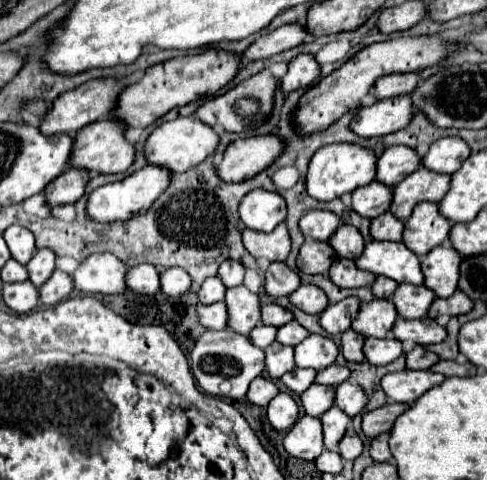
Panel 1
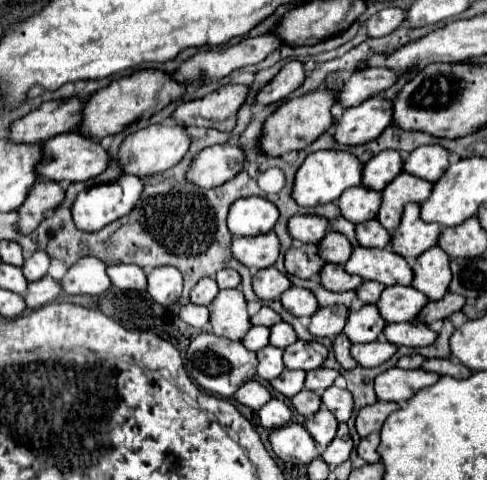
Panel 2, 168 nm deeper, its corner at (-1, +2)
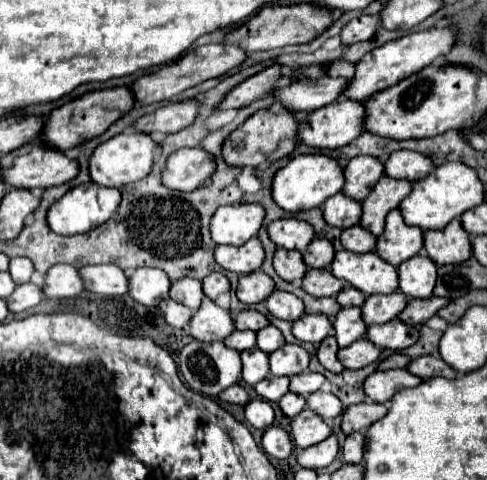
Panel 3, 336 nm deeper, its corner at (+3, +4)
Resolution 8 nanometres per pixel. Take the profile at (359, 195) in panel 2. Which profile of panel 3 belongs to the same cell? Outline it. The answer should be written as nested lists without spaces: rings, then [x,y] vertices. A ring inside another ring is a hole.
[[[338,192],[324,202],[322,214],[324,214],[324,220],[330,226],[336,226],[336,228],[344,230],[344,228],[350,228],[350,226],[360,222],[362,208],[360,208],[360,202],[356,202],[348,196],[344,196],[342,192]]]

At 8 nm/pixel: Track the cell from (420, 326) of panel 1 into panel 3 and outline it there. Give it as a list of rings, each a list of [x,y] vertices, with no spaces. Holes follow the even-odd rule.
[[[398,318],[378,324],[378,326],[368,326],[366,338],[380,348],[390,348],[390,350],[404,350],[412,346],[418,340],[418,330],[414,326],[408,326],[400,322]]]

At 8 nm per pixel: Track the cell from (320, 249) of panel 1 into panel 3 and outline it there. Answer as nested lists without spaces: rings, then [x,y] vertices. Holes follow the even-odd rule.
[[[278,248],[274,254],[274,270],[282,280],[292,284],[298,284],[306,274],[302,254],[298,250],[284,250],[284,248]]]

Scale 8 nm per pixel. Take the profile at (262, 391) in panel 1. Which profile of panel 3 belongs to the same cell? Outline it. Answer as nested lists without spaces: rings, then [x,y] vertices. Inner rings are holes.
[[[234,384],[234,386],[230,386],[230,388],[226,388],[226,390],[222,390],[220,394],[218,394],[218,398],[220,400],[224,400],[224,402],[230,402],[230,404],[246,404],[246,402],[250,402],[250,396],[246,394],[246,390],[242,388],[242,386],[238,386],[238,384]]]

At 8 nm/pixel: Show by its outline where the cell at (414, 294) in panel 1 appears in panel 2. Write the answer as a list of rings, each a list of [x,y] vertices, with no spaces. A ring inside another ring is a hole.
[[[396,284],[382,292],[376,306],[386,322],[408,322],[414,320],[426,304],[426,296],[422,296],[414,286]]]

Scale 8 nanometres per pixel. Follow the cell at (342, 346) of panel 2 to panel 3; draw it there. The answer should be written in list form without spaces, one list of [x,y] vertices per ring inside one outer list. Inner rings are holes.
[[[328,336],[326,340],[322,340],[322,344],[318,348],[318,362],[326,370],[330,370],[334,374],[338,374],[338,372],[344,370],[342,364],[338,362],[338,358],[336,358],[336,352],[338,352],[338,344],[336,344],[336,338],[334,336]]]

